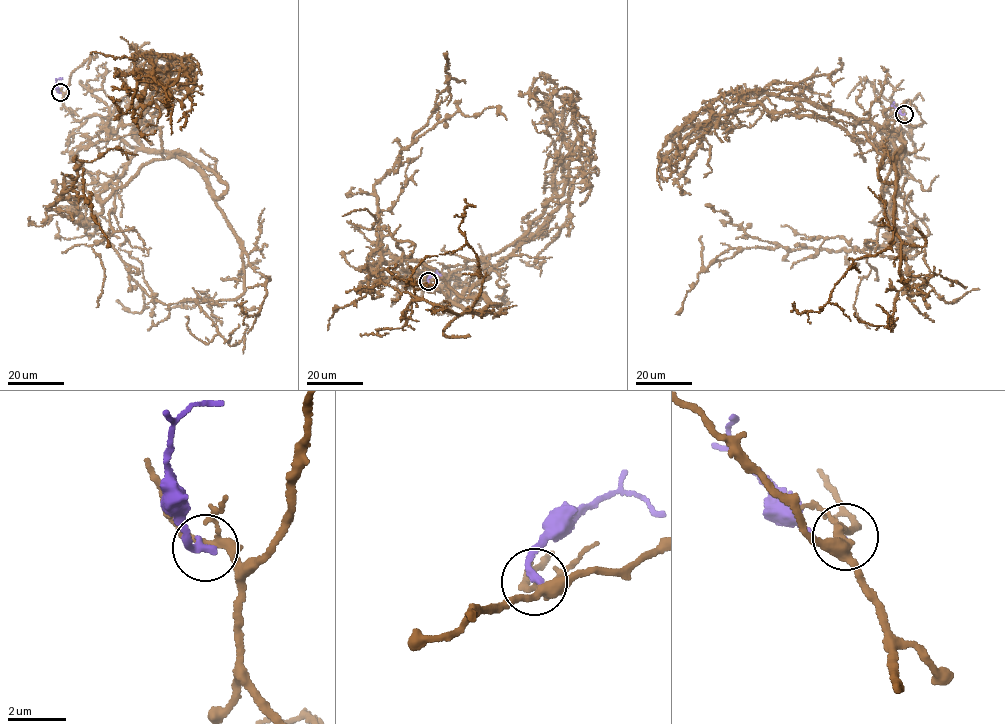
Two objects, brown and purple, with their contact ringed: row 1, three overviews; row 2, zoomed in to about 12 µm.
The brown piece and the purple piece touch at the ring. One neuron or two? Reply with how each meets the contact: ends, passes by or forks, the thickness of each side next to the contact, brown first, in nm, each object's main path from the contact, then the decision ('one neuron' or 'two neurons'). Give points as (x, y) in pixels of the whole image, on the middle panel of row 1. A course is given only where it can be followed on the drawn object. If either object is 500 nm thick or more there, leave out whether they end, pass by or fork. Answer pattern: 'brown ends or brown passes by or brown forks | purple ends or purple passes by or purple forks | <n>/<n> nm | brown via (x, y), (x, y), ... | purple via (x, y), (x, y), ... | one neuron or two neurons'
brown forks | purple ends | 180/280 nm | brown via (428, 281), (421, 288), (445, 283), (449, 300), (400, 259), (383, 262), (374, 185), (447, 88), (445, 52) | purple via (428, 281), (436, 273), (441, 275) | two neurons

